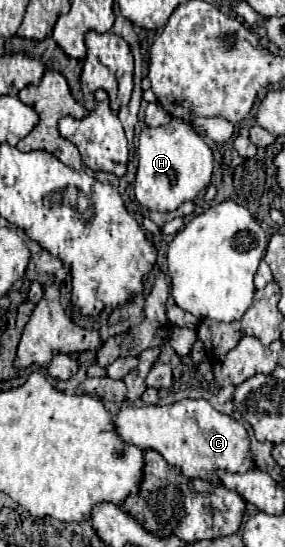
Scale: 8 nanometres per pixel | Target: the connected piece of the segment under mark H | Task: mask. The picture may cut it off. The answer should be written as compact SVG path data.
M174 117L162 127L146 127L138 143L138 173L136 173L136 201L154 211L174 211L180 203L192 201L204 187L210 185L214 157L202 135L190 121Z

